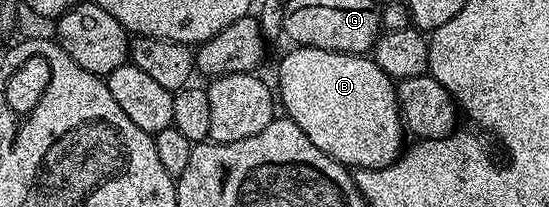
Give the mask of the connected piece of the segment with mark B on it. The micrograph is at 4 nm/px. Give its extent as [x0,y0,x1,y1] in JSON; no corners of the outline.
[277,47,405,169]

